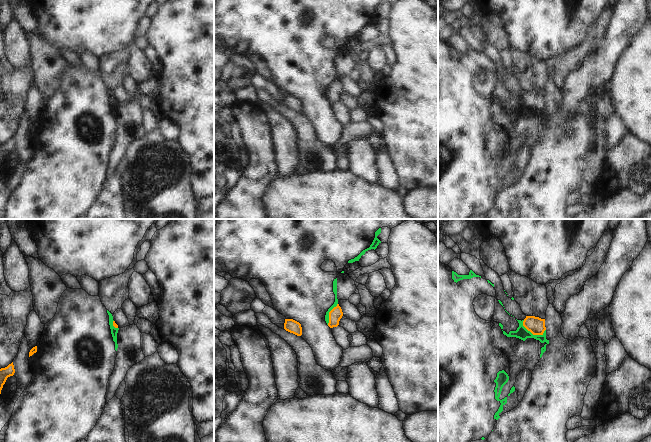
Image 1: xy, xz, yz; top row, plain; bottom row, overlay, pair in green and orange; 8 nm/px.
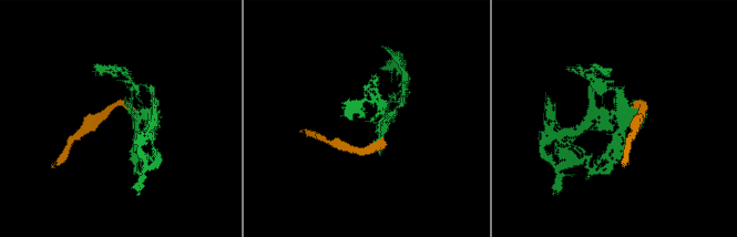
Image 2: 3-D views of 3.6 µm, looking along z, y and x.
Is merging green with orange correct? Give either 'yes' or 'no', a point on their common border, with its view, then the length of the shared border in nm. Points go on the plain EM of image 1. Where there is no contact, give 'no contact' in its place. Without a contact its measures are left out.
no | yz (531, 109) | 200 nm

